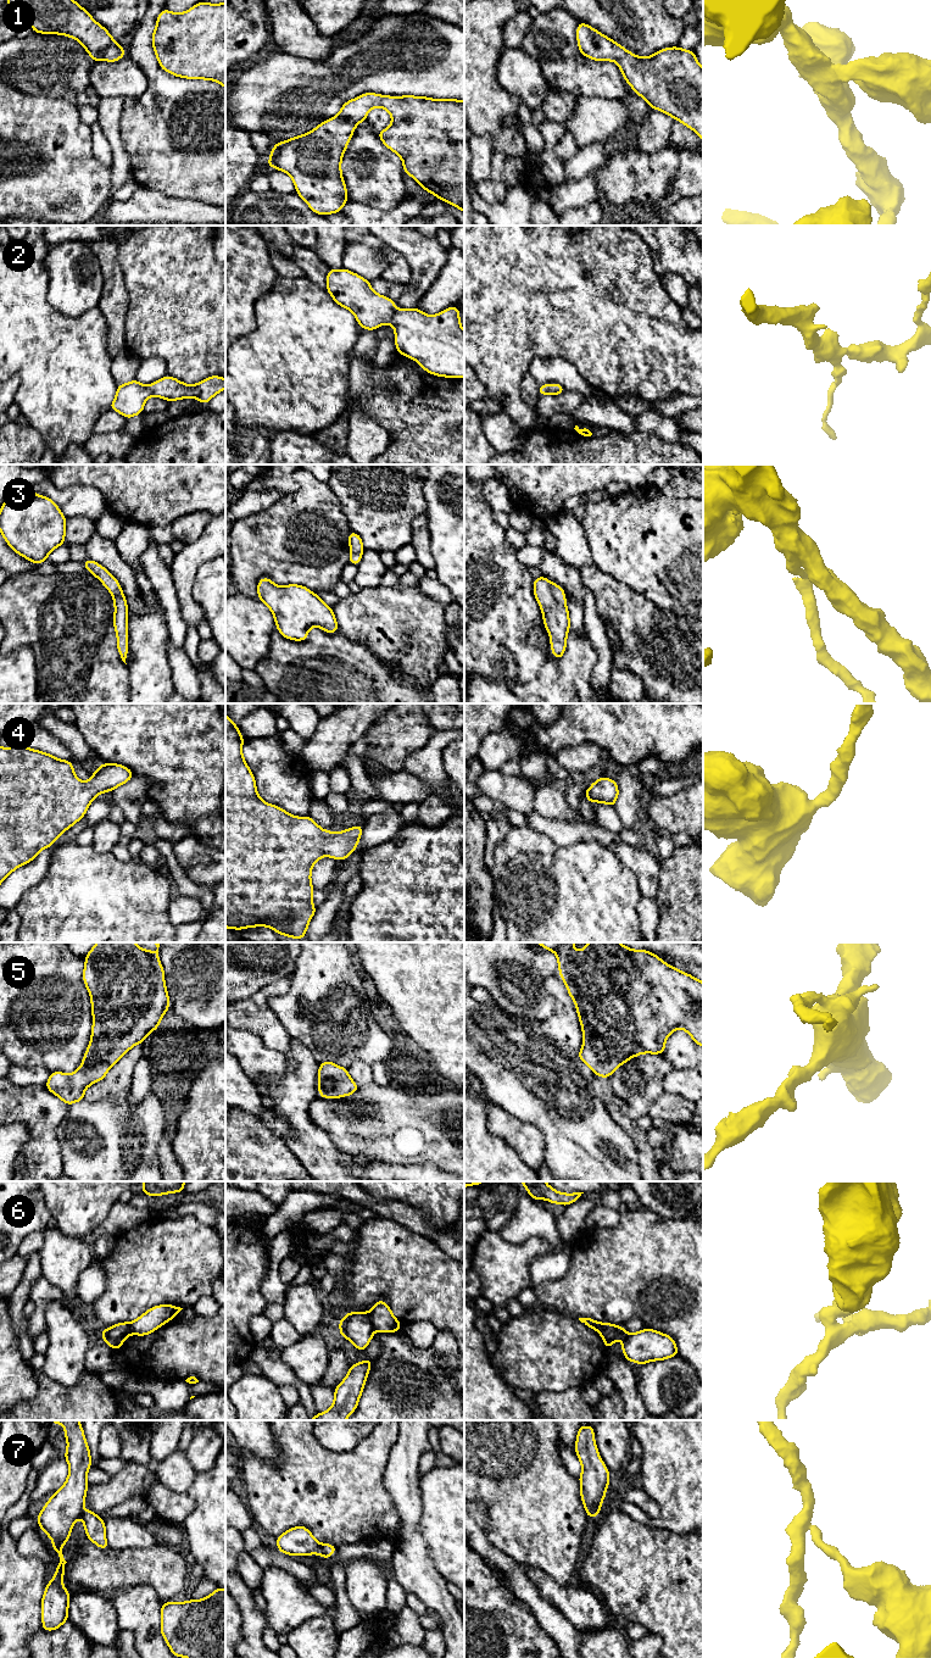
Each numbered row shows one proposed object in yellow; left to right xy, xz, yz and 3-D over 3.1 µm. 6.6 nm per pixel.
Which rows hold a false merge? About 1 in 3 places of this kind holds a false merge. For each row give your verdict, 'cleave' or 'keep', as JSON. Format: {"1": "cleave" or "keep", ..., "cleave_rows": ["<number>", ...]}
{"1": "keep", "2": "keep", "3": "keep", "4": "keep", "5": "keep", "6": "cleave", "7": "cleave", "cleave_rows": ["6", "7"]}

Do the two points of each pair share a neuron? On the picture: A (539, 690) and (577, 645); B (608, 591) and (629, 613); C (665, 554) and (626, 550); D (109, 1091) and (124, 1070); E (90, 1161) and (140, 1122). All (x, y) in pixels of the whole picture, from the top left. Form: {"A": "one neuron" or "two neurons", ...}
{"A": "one neuron", "B": "one neuron", "C": "one neuron", "D": "one neuron", "E": "one neuron"}

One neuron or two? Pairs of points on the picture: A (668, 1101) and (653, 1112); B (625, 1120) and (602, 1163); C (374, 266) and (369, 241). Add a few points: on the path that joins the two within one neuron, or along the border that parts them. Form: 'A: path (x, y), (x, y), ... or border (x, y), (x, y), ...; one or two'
A: path (664, 1105), (657, 1111); one
B: border (603, 1105), (613, 1120), (631, 1139), (636, 1152); two
C: path (368, 260), (368, 248); one

